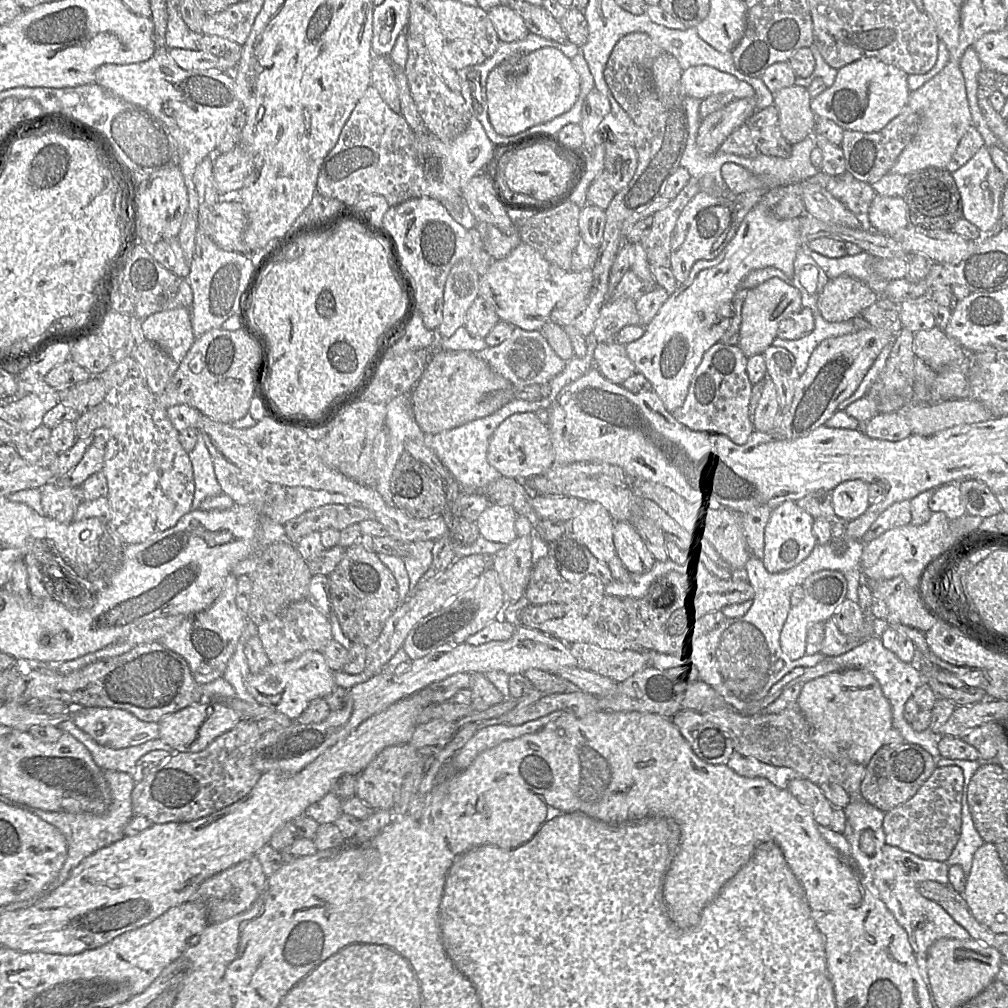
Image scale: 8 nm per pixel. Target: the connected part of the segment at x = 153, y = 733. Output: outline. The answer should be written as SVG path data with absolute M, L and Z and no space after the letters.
M67 705L67 710L73 723L103 746L122 749L159 738L157 722L142 721L120 708Z

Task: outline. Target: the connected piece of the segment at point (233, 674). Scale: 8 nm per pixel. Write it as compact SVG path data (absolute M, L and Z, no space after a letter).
M240 639L222 677L231 684L238 698L251 704L258 703L247 690L247 678L249 674L244 642Z

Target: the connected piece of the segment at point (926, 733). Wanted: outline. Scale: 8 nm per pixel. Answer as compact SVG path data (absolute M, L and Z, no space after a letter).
M878 635L872 636L866 642L839 656L825 657L820 652L817 652L814 654L806 653L797 660L792 660L791 658L789 660L792 665L797 667L810 668L822 662L825 658L830 658L830 660L839 664L844 670L859 669L872 673L880 683L883 694L891 704L893 728L900 732L906 742L921 746L934 757L941 757L938 743L944 735L936 734L930 728L917 732L913 730L910 723L904 718L905 703L912 697L912 694L918 687L927 684L927 678L913 665L902 662L894 653L886 649Z

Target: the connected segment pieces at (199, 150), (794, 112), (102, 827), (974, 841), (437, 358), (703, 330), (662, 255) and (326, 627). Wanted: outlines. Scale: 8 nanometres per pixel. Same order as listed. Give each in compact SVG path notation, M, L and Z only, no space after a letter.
M163 47L145 62L101 65L95 72L94 83L117 98L147 110L176 140L179 168L188 194L188 207L177 239L190 264L195 251L198 218L198 195L193 174L205 157L215 153L218 140L225 133L227 124L243 108L234 74L219 70L184 70L168 55L168 48Z
M796 82L773 93L773 105L778 110L780 131L784 138L792 145L814 132L817 116L811 108L811 100L809 88Z
M103 770L103 775L110 788L111 803L106 813L102 815L93 815L90 813L71 813L66 811L49 812L36 809L17 802L16 806L25 811L38 816L48 822L64 836L67 843L67 857L56 878L54 886L64 882L72 870L86 857L98 851L101 848L109 846L125 836L124 828L129 820L135 815L132 808L132 791L135 781L130 774Z
M962 796L962 824L961 833L951 855L946 860L950 865L958 864L963 868L966 880L970 873L972 860L976 850L983 845L984 840L977 831L967 801L967 796Z
M438 351L430 355L422 376L411 391L413 419L424 434L438 434L486 417L514 399L535 401L541 397L541 386L516 388L471 351Z
M759 202L748 212L735 236L716 258L699 260L693 265L687 281L669 296L656 316L645 326L643 337L625 345L635 374L641 374L650 383L652 391L657 394L668 412L673 413L683 405L692 377L704 353L720 341L729 326L732 318L732 299L740 288L742 279L751 271L768 266L777 267L785 271L787 277L792 277L793 261L801 248L800 222L801 217L779 219L769 211L765 203Z
M691 177L689 183L664 209L653 214L650 228L641 239L649 264L671 267L671 237L686 204L698 192L699 181Z
M308 599L291 603L270 621L258 626L259 636L271 664L293 660L304 652L320 651L333 639L331 623Z

